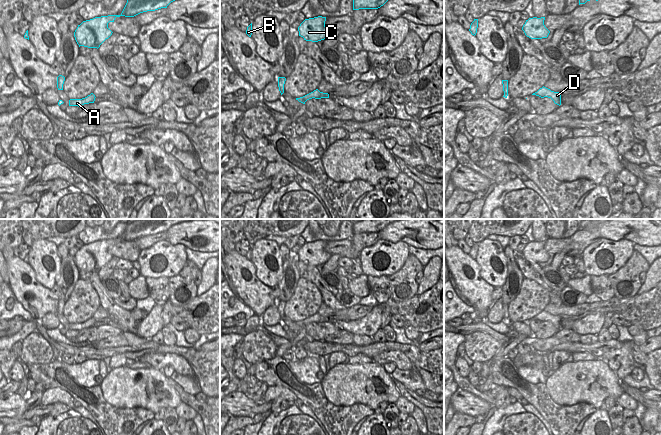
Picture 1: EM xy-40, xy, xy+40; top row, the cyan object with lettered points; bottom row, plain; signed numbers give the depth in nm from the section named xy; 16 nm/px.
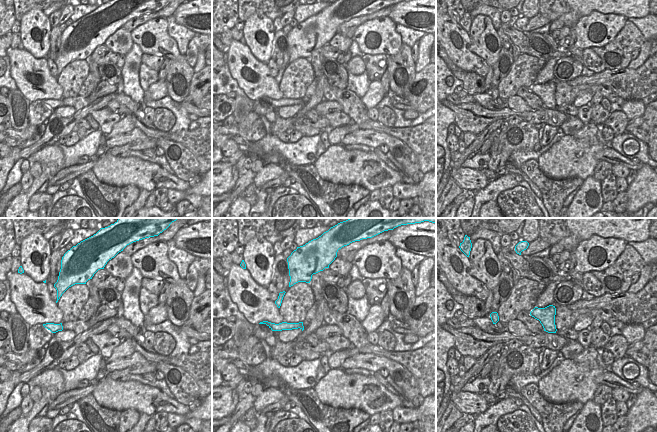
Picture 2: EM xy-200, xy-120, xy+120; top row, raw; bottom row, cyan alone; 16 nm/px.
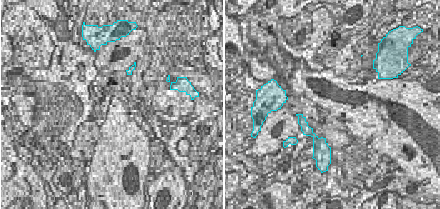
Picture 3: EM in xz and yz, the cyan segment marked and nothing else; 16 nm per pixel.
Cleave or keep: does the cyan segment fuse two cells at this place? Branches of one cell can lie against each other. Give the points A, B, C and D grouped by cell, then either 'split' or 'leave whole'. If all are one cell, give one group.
A B C D; leave whole

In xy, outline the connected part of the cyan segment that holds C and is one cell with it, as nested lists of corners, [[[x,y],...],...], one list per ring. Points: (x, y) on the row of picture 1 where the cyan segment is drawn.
[[[318,16],[305,19],[298,27],[299,36],[306,41],[318,42],[326,39],[331,30],[325,27],[326,17]]]

